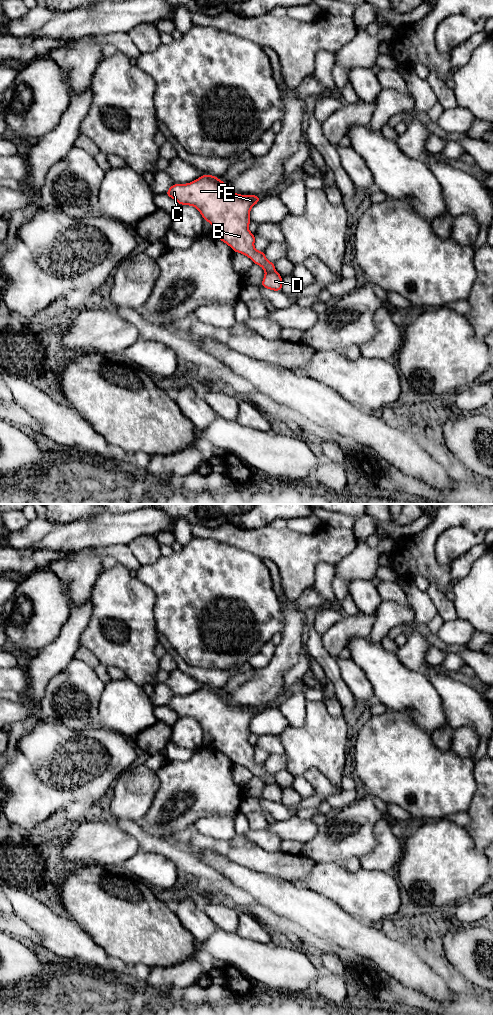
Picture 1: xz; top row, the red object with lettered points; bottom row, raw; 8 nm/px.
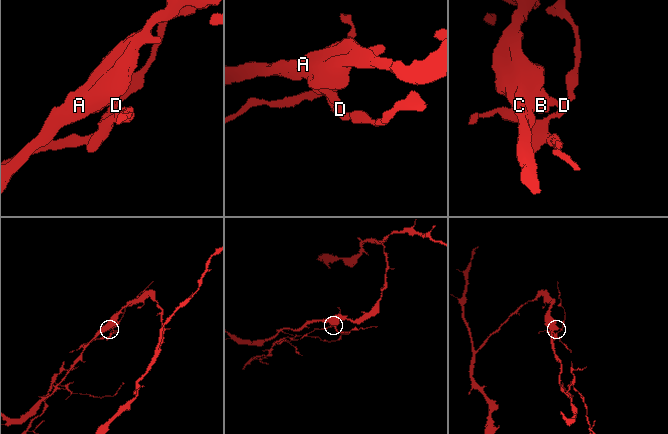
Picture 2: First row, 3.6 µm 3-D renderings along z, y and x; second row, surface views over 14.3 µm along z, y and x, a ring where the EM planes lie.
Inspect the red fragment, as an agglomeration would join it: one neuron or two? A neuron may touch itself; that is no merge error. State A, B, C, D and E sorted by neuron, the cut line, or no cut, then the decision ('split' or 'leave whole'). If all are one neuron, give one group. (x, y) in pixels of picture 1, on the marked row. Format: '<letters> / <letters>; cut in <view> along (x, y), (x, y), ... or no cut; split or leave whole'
A B C D E; no cut; leave whole

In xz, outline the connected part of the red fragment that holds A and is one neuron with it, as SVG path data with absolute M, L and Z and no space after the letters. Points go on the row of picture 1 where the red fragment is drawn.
M202 175L188 184L173 184L165 194L180 205L197 208L204 220L213 225L214 237L260 265L266 272L261 286L282 290L282 276L276 272L274 262L265 258L264 251L255 250L255 235L248 230L250 210L261 197L231 192L225 182L213 175Z

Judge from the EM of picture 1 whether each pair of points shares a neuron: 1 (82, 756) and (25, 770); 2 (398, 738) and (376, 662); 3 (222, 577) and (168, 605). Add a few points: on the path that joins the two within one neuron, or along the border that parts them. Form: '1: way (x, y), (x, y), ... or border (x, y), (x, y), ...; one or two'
1: way (68, 765), (56, 765), (51, 770), (39, 770); one
2: border (389, 709), (404, 711), (412, 719); two
3: way (209, 590), (199, 600), (190, 600), (181, 605); one

